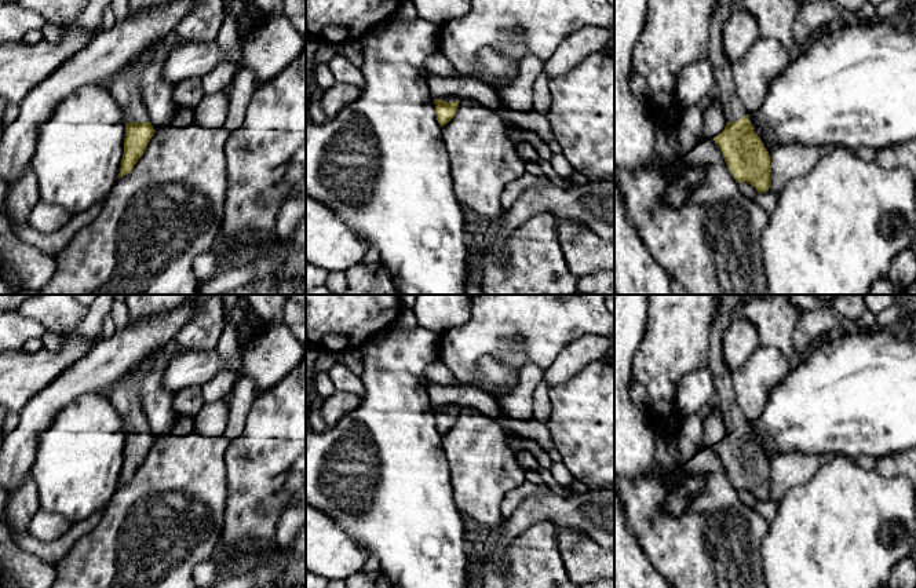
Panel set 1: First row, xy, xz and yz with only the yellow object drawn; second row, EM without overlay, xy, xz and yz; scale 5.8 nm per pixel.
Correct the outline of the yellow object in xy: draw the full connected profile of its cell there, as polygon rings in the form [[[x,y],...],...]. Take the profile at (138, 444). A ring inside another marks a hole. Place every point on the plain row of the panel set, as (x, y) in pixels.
[[[158,353],[146,357],[106,392],[120,414],[123,428],[125,430],[124,461],[118,485],[124,485],[132,479],[154,442],[139,399],[139,384]]]

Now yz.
[[[719,295],[716,314],[709,330],[708,368],[716,387],[716,401],[726,427],[725,438],[714,449],[720,457],[736,490],[747,490],[758,501],[770,497],[770,464],[755,442],[742,410],[740,409],[731,381],[731,370],[723,358],[723,335],[741,302],[753,295]]]

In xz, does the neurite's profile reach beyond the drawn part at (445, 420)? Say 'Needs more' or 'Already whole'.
Needs more

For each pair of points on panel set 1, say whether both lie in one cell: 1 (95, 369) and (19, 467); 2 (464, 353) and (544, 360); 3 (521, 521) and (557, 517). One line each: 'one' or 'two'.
1: one
2: one
3: one

